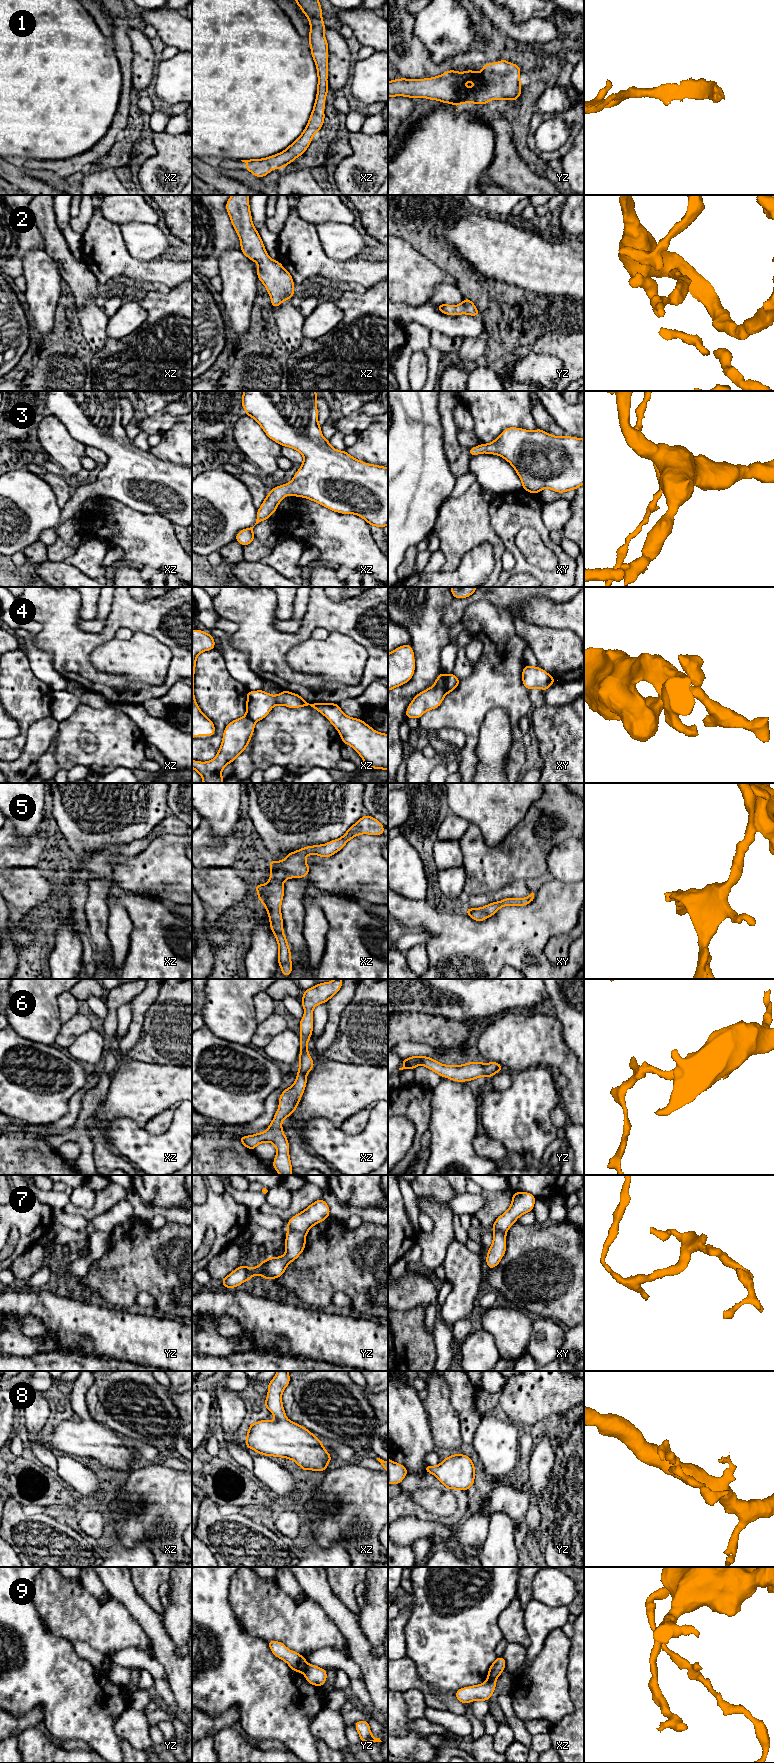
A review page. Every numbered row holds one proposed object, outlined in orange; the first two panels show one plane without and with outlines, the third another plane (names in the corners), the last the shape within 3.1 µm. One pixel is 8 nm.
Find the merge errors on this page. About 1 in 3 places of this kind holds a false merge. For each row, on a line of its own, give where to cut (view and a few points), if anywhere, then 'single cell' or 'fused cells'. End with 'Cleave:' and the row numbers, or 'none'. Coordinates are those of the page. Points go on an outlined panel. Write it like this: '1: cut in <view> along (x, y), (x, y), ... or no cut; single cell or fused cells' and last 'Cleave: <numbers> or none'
1: no cut; single cell
2: no cut; single cell
3: no cut; single cell
4: cut in xy along (447, 675), (445, 693); fused cells
5: no cut; single cell
6: no cut; single cell
7: cut in yz along (287, 1229), (304, 1234); fused cells
8: no cut; single cell
9: cut in xz along (487, 1679), (495, 1680); fused cells
Cleave: 4, 7, 9

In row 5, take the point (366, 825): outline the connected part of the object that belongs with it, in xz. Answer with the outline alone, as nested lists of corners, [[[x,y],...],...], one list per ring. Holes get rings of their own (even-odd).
[[[364,815],[339,839],[332,840],[326,844],[307,846],[295,852],[287,853],[287,858],[282,861],[270,859],[269,868],[271,876],[264,885],[255,884],[259,901],[264,904],[269,920],[270,928],[274,933],[278,947],[278,964],[282,974],[289,977],[293,966],[290,959],[291,951],[283,932],[283,920],[281,915],[281,903],[284,896],[283,882],[289,878],[307,877],[309,865],[305,862],[307,855],[315,854],[323,858],[331,857],[340,851],[352,838],[360,834],[382,835],[385,827],[375,818]]]

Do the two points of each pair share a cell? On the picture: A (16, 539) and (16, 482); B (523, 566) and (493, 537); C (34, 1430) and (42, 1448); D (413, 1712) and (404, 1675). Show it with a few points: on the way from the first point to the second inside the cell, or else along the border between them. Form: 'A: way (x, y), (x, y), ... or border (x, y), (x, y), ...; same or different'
A: way (16, 525), (16, 496); same
B: border (492, 529), (500, 537), (506, 550); different
C: way (35, 1434), (38, 1444); same
D: border (402, 1691), (418, 1688), (424, 1694), (426, 1705); different

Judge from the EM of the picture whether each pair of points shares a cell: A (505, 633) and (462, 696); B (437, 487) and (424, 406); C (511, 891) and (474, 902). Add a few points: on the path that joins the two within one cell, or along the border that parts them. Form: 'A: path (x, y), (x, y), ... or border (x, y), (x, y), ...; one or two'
A: path (511, 651), (507, 661), (480, 688); one
B: path (424, 467), (424, 426); one
C: path (502, 893), (483, 899); one

